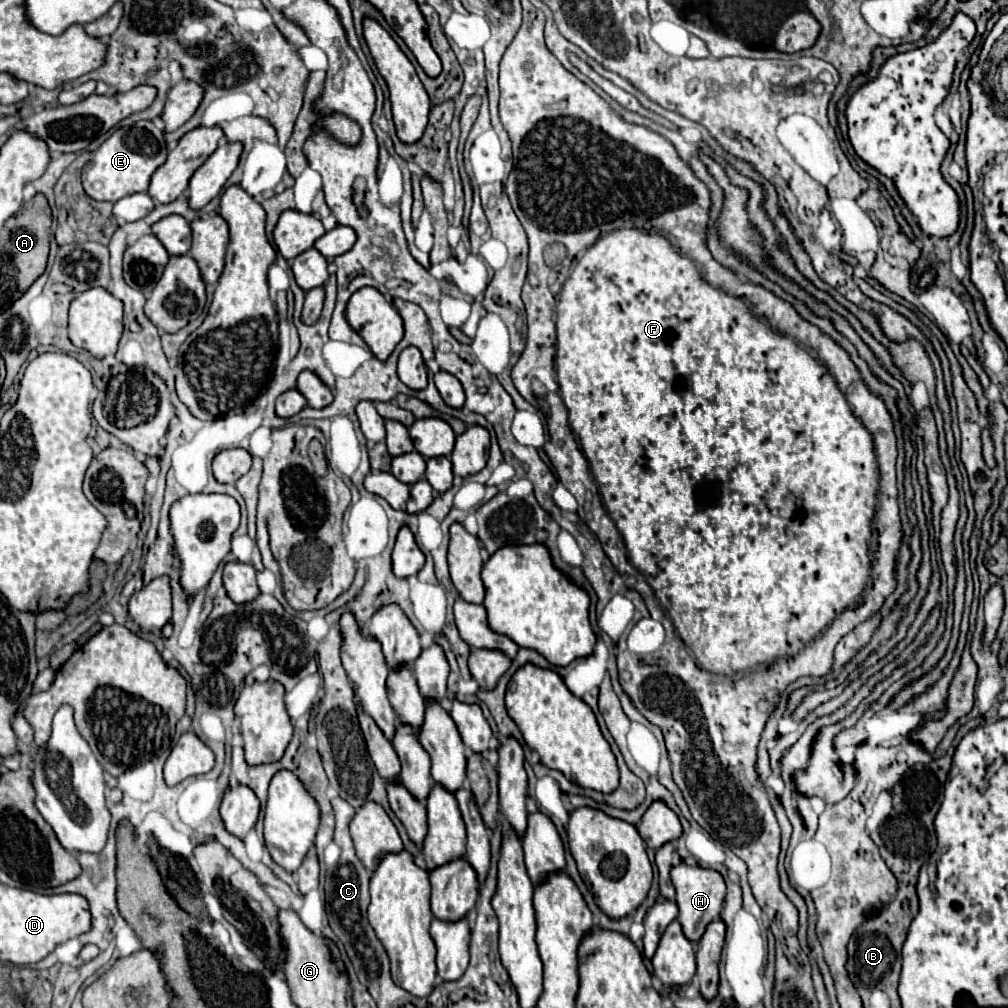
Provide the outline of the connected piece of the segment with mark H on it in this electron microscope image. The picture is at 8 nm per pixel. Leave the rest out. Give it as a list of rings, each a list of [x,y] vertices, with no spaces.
[[[681,861],[671,869],[671,881],[677,891],[677,905],[679,905],[679,917],[677,921],[683,927],[683,933],[689,941],[699,941],[711,921],[715,921],[721,913],[723,899],[725,899],[725,879],[715,869],[705,869],[699,865],[687,865]]]

